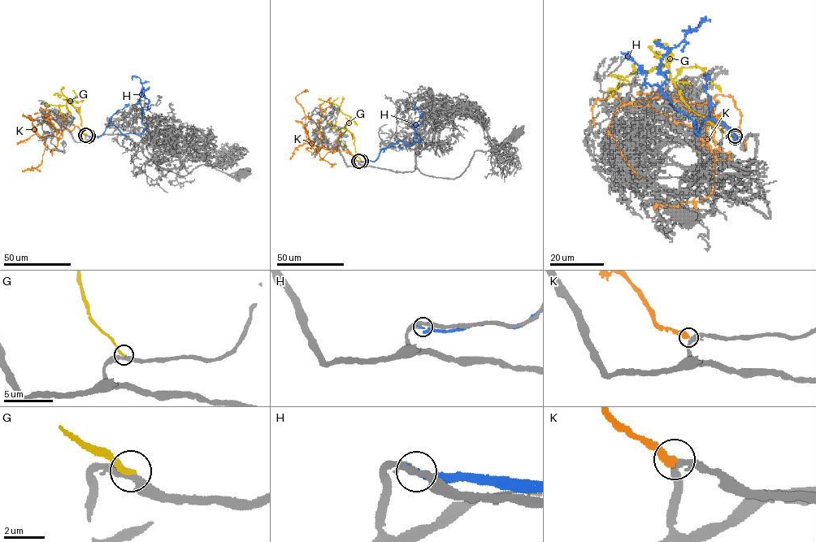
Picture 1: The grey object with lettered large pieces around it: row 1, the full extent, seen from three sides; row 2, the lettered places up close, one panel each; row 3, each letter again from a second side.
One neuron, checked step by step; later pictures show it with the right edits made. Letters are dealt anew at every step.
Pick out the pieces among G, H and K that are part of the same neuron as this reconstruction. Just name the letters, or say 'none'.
none

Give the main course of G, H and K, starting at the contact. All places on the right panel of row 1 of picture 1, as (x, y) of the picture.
G: (733, 136), (697, 115), (686, 104), (665, 66), (661, 64), (650, 71), (635, 70), (624, 77), (608, 75)
H: (735, 137), (708, 118), (696, 134), (696, 124), (661, 89), (660, 60), (698, 25)
K: (735, 136), (715, 119), (715, 144), (649, 107), (610, 96), (593, 106), (595, 127)

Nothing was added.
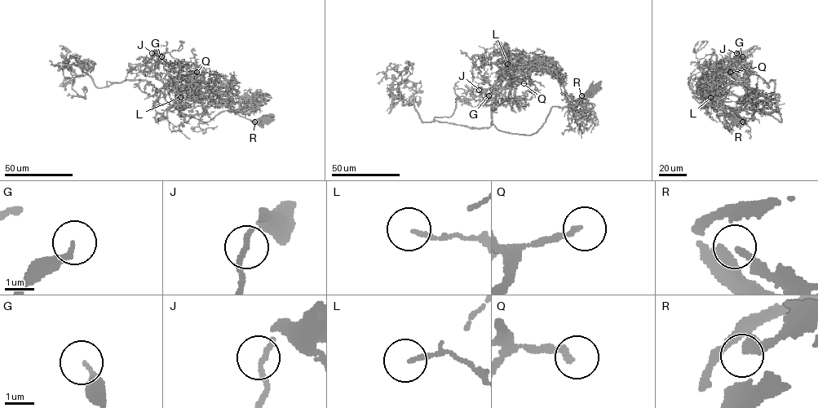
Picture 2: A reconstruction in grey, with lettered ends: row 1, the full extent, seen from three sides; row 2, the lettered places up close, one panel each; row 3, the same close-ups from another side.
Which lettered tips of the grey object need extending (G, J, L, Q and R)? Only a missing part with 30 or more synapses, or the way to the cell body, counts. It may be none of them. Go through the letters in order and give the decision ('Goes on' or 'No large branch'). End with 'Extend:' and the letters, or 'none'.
G: Goes on
J: No large branch
L: No large branch
Q: Goes on
R: No large branch
Extend: G, Q

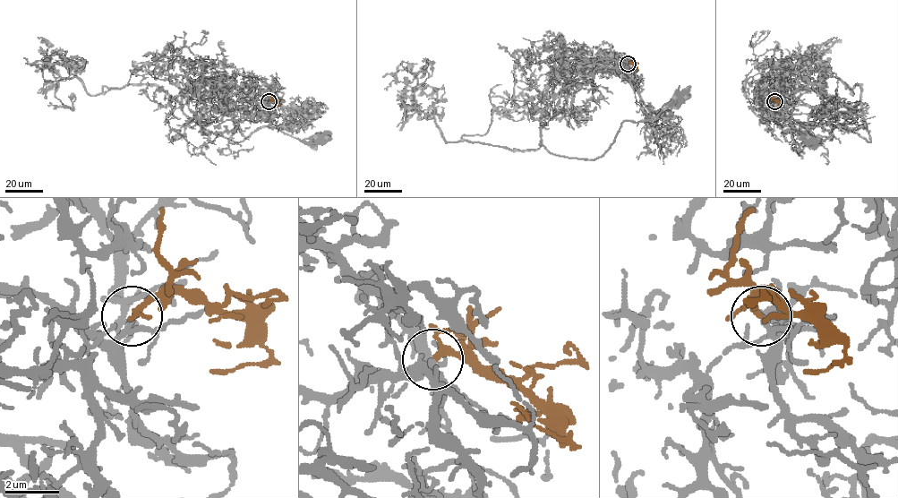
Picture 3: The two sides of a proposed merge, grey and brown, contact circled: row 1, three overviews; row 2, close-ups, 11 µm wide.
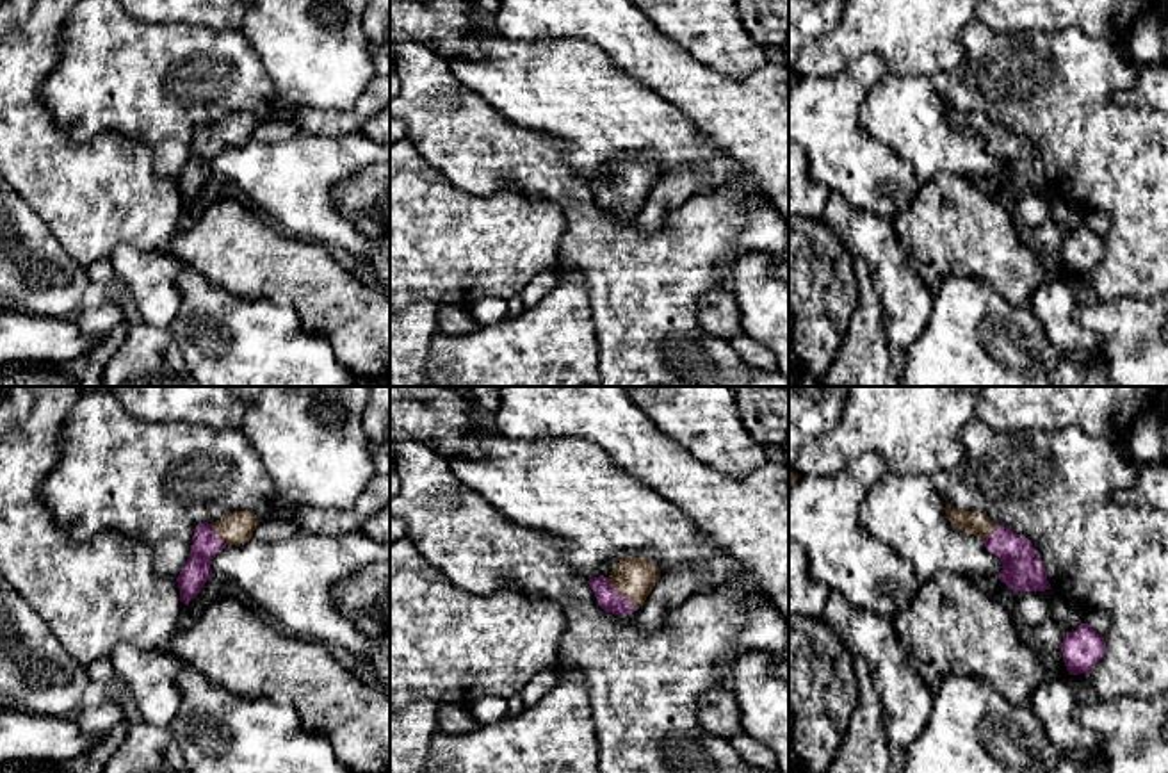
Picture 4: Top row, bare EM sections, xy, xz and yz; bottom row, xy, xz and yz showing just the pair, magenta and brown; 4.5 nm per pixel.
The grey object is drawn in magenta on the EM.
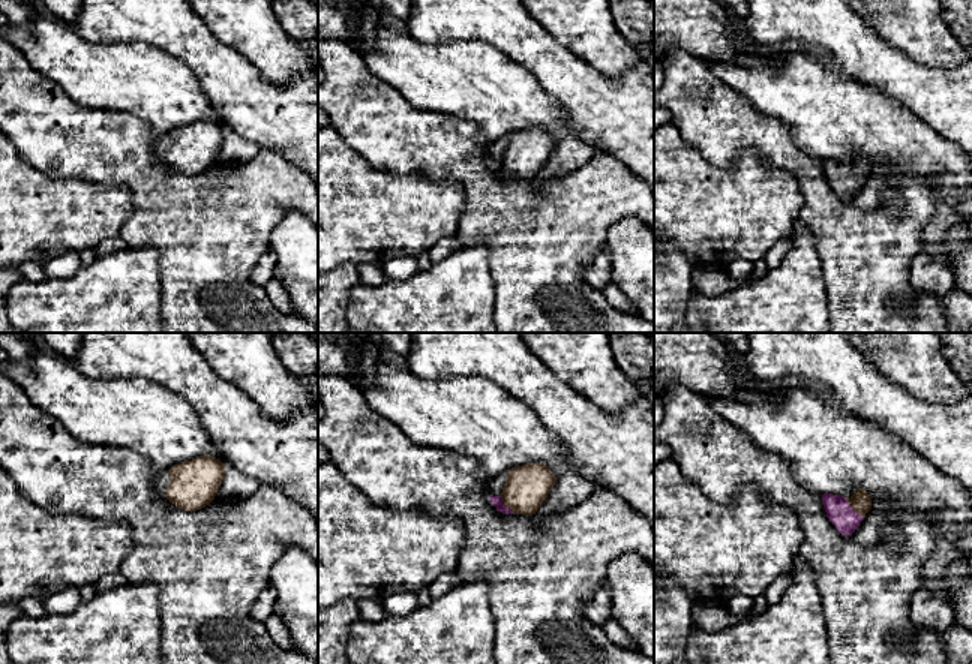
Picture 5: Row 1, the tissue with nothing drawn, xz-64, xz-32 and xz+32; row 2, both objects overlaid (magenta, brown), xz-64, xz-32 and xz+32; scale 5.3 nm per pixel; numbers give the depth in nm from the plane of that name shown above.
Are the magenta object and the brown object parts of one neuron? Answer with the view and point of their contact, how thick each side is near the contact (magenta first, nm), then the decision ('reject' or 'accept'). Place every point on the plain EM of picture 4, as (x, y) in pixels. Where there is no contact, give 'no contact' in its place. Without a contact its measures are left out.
meets magenta in xz at (622, 196); 100 nm thick on the magenta side, 190 nm on the other; accept

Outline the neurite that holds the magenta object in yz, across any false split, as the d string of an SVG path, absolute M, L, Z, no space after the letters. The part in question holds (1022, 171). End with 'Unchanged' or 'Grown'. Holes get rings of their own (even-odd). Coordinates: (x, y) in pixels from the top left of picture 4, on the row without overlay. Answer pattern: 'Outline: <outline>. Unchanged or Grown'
Outline: M945 105L945 116L953 128L979 137L990 155L1002 162L1002 171L995 178L1006 183L1015 194L1050 191L1047 173L1033 144L979 112L961 112Z. Grown

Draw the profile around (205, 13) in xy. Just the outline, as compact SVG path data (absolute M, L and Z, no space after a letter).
M119 0L125 12L148 25L187 23L208 28L242 27L242 0Z

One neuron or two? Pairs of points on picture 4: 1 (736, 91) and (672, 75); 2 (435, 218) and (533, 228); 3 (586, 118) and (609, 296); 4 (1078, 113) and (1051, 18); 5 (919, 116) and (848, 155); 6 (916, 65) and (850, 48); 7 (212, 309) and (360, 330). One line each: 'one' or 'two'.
1: one
2: one
3: two
4: two
5: two
6: one
7: two

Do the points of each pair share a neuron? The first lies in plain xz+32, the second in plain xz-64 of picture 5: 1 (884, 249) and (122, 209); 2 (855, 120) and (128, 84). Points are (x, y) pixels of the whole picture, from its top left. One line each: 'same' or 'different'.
1: different
2: same

